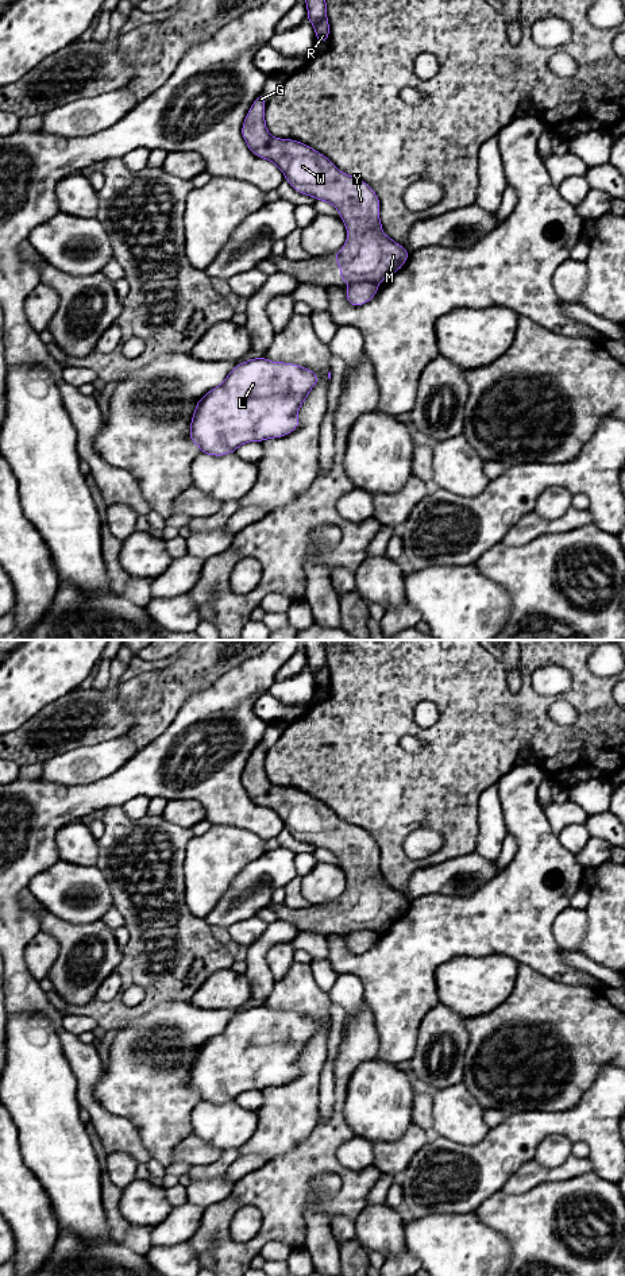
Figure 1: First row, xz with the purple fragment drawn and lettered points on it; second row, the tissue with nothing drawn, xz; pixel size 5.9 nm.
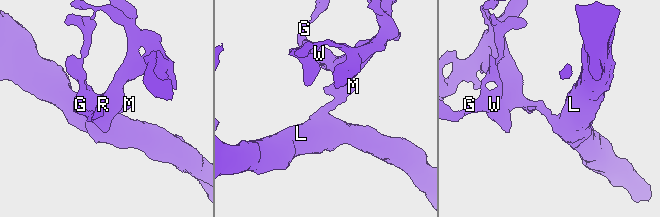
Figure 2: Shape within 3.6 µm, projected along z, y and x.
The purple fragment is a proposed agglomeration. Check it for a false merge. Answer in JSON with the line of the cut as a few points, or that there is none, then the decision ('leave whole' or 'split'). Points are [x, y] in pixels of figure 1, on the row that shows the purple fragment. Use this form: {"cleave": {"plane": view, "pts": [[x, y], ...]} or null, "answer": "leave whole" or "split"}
{"cleave": {"plane": "xz", "pts": [[377, 282], [357, 281], [348, 285]]}, "answer": "split"}

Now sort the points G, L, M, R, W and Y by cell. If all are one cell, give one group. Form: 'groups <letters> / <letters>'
groups G M R W Y / L

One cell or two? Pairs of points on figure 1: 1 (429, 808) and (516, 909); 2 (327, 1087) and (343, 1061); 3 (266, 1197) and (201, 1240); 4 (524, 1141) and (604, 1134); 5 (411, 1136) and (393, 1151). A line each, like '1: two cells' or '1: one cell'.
1: two cells
2: two cells
3: one cell
4: one cell
5: one cell

